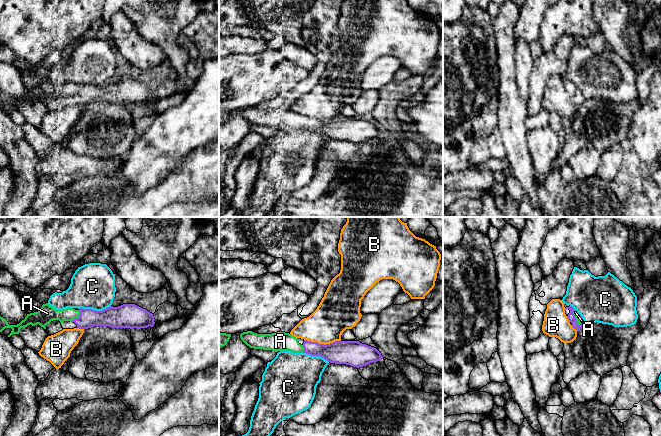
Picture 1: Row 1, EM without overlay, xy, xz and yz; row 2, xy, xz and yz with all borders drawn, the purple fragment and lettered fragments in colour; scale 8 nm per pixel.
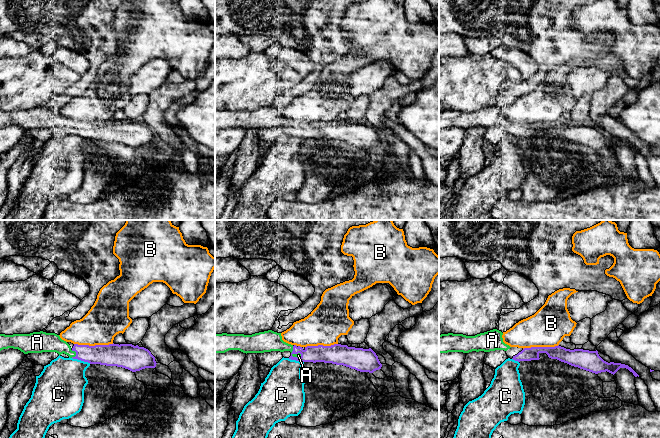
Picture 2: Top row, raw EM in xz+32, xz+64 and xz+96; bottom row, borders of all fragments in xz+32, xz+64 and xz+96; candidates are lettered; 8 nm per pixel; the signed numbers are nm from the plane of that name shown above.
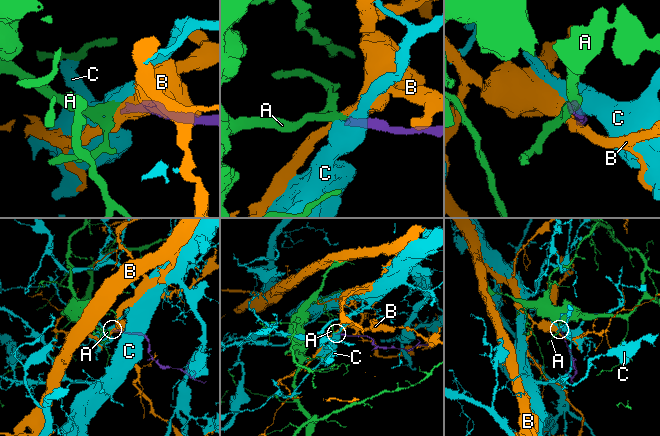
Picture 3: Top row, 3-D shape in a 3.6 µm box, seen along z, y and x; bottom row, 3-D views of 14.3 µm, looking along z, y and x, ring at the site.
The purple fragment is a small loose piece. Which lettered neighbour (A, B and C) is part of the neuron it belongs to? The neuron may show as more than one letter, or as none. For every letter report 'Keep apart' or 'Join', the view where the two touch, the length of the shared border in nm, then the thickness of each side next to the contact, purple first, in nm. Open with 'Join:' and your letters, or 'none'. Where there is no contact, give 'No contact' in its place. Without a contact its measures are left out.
Join: A
A: Join. Touches purple in xy. Shared border 120 nm. Thickness 150 nm (purple) against 140 nm
B: Keep apart. Touches purple in xz. Shared border 300 nm. Thickness 190 nm (purple) against 300 nm
C: Keep apart. Touches purple in xy. Shared border 260 nm. Thickness 190 nm (purple) against 360 nm

